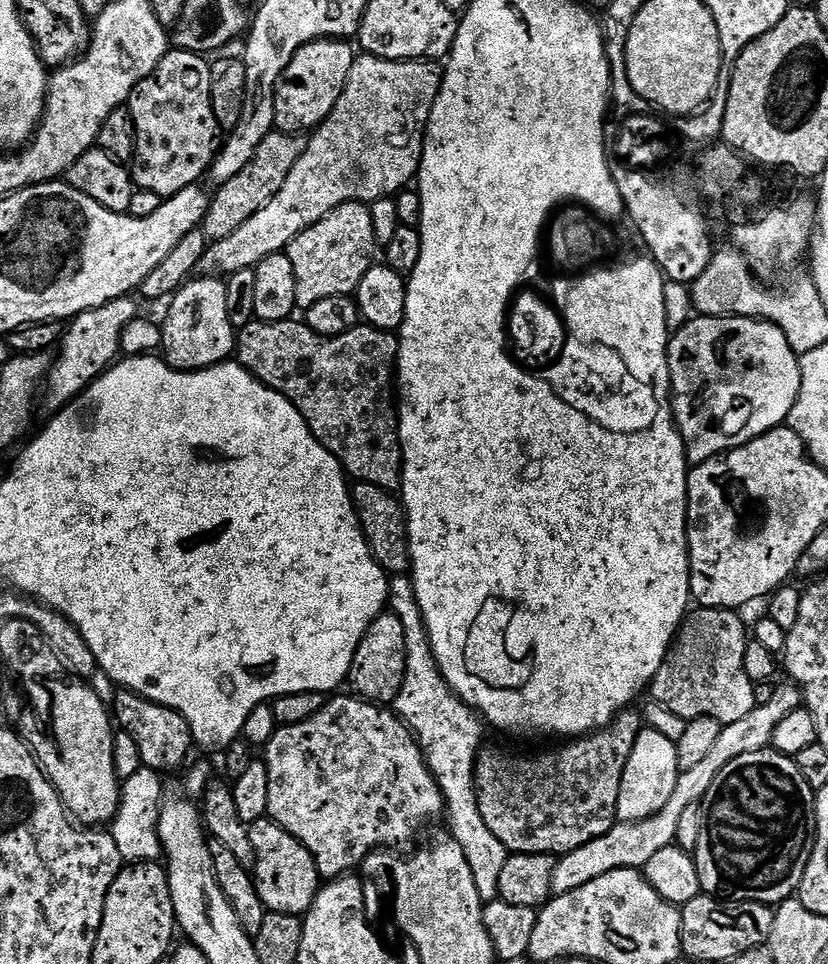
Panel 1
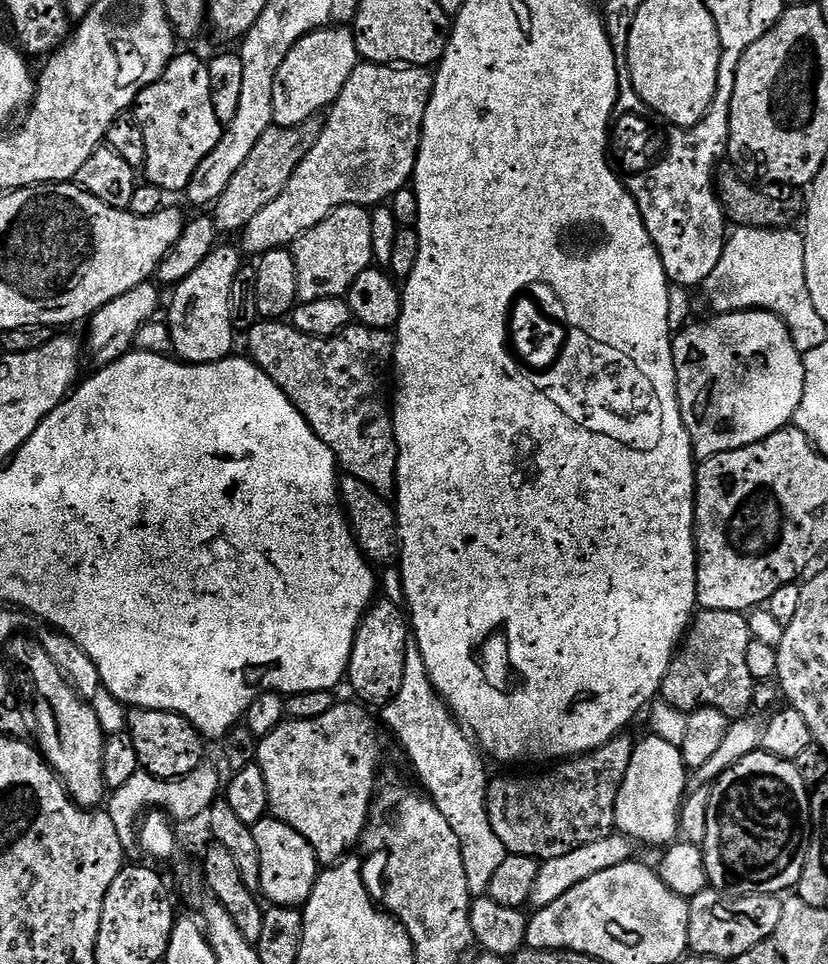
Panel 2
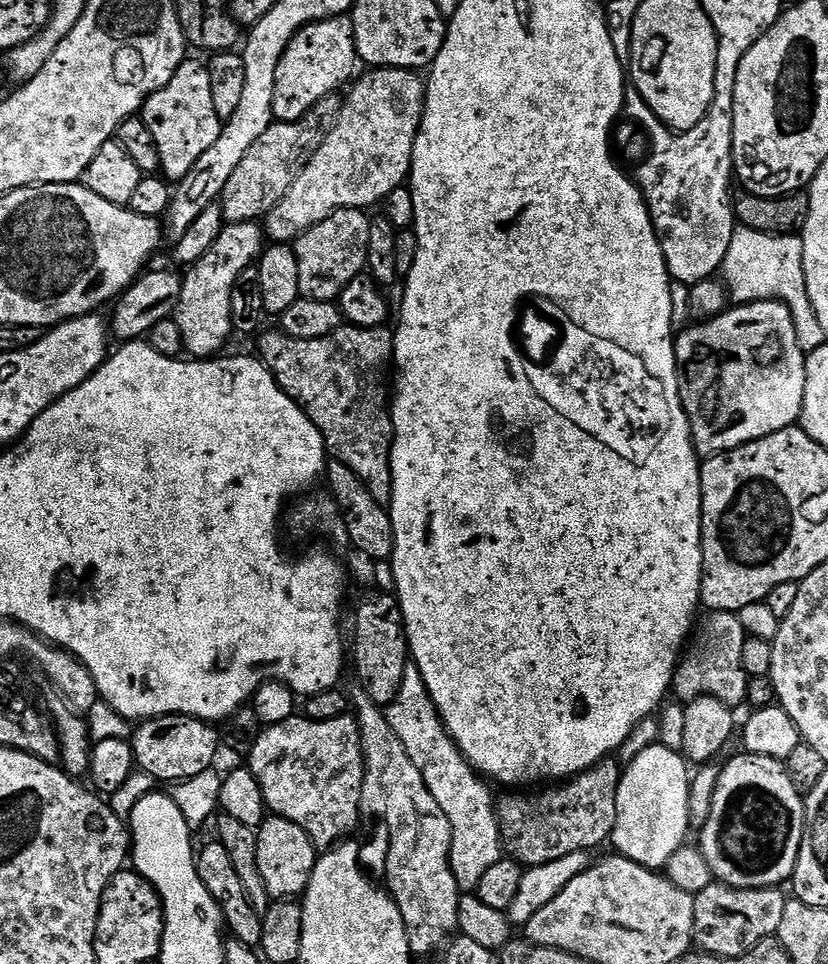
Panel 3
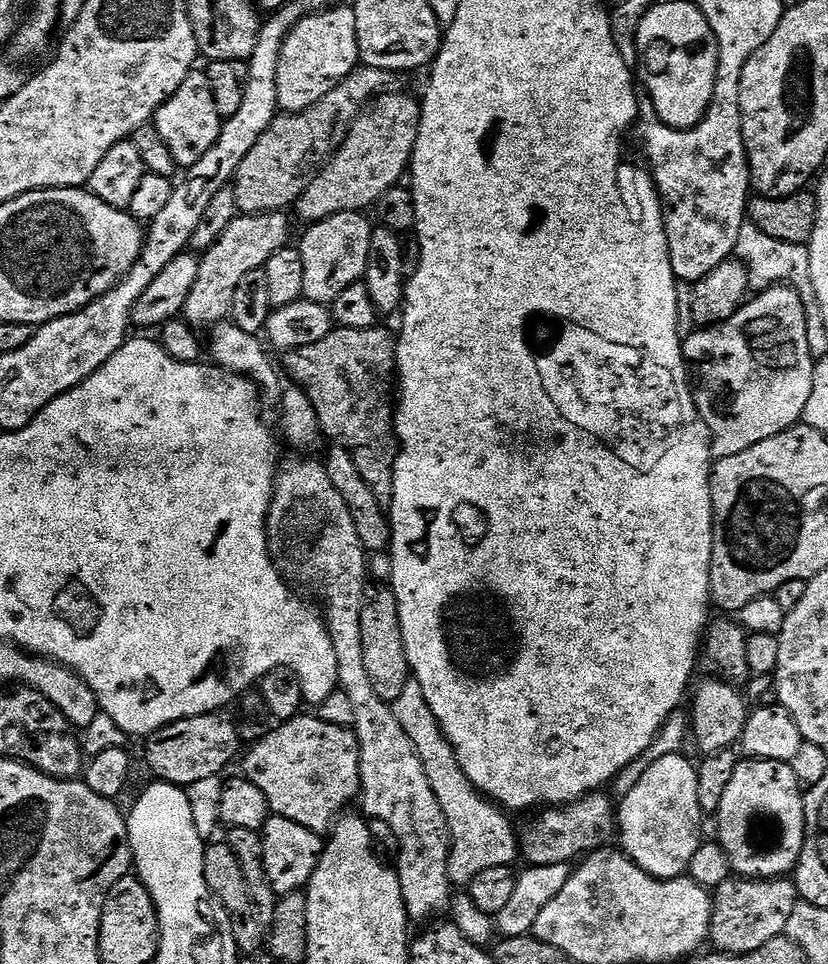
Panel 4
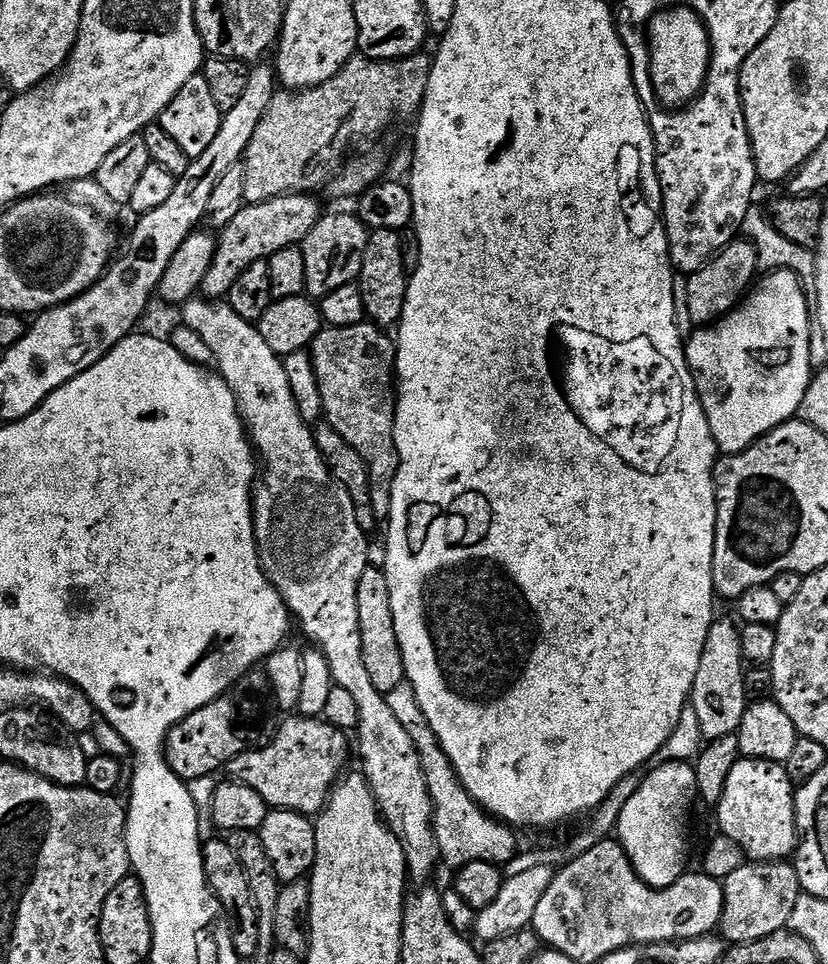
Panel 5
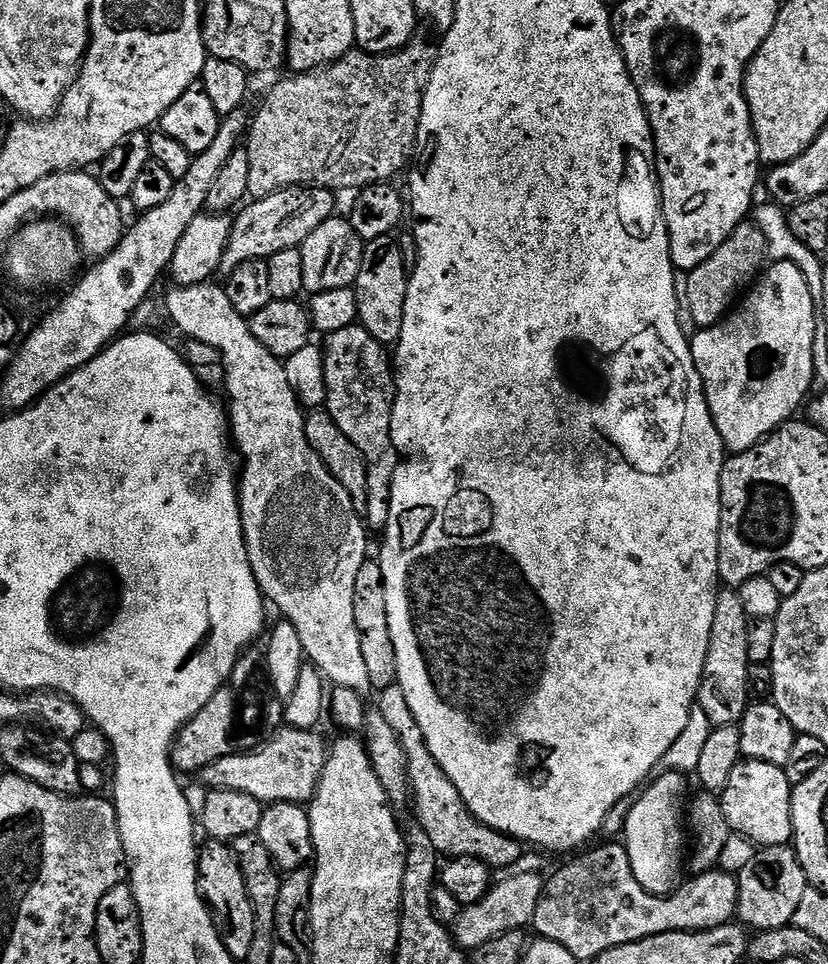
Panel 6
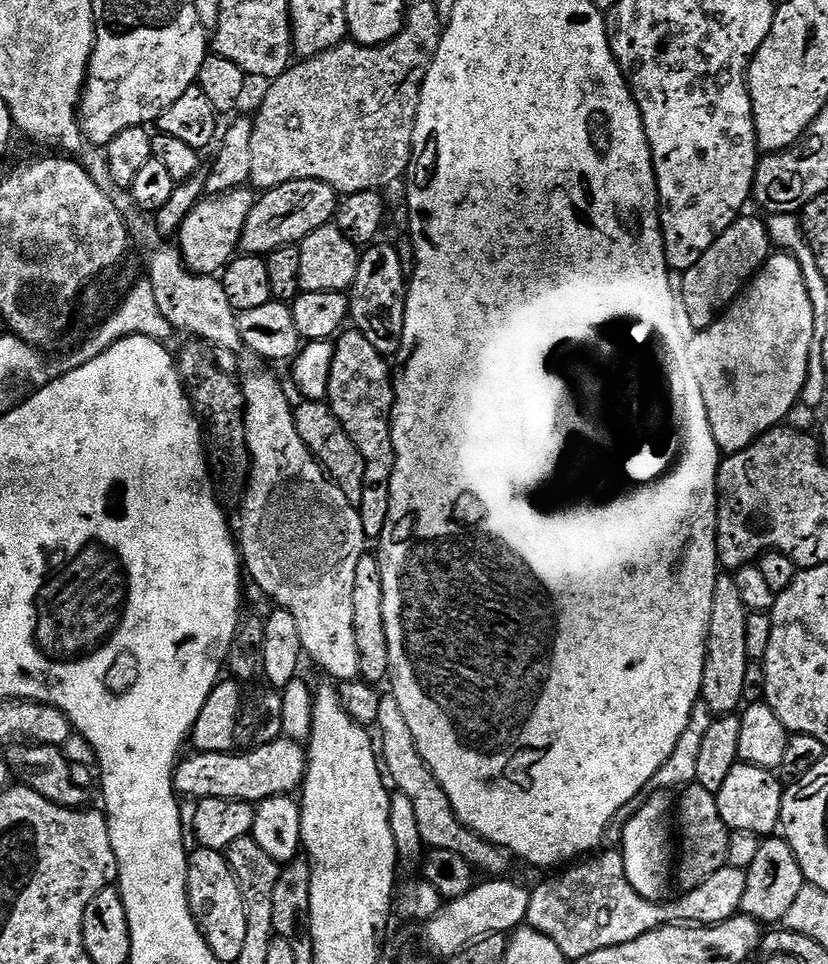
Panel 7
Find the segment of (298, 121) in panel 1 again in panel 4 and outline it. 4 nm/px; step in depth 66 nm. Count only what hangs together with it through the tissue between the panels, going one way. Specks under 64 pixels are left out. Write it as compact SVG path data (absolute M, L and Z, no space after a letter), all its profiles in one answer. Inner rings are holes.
M333 6L301 16L282 42L282 50L276 59L277 109L287 114L309 108L314 102L330 94L330 90L334 90L334 86L345 80L360 63L355 7Z

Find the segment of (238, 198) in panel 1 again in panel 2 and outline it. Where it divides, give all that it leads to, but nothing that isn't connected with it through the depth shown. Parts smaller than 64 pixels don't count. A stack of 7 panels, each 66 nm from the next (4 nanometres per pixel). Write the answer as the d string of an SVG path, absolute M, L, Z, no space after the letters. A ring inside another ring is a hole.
M310 119L305 124L299 124L293 128L277 128L275 126L266 130L262 138L258 138L254 150L250 150L250 158L238 166L238 174L230 178L230 186L222 190L214 205L214 219L217 233L236 232L243 233L244 227L250 222L250 218L258 215L258 210L270 206L278 194L290 182L294 170L306 158L306 154L314 146L316 139L320 137L321 125L315 119Z

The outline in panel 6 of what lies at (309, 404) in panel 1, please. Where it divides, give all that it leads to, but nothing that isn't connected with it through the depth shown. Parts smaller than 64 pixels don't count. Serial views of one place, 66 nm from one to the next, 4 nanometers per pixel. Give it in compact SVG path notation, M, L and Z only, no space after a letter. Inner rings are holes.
M359 323L346 326L346 330L327 333L324 354L324 373L326 374L326 411L342 429L342 434L358 446L358 450L368 463L366 484L381 502L390 496L392 479L400 456L392 437L392 411L396 401L396 377L394 360L389 349Z

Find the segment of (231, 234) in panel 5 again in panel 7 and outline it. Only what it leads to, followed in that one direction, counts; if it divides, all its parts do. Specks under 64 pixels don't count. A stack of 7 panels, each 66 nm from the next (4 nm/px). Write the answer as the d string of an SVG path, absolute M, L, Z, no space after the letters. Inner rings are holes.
M299 180L269 188L257 199L250 218L246 218L246 226L240 239L240 252L264 256L279 248L299 245L300 241L314 234L314 230L333 223L337 207L337 192L321 180Z

